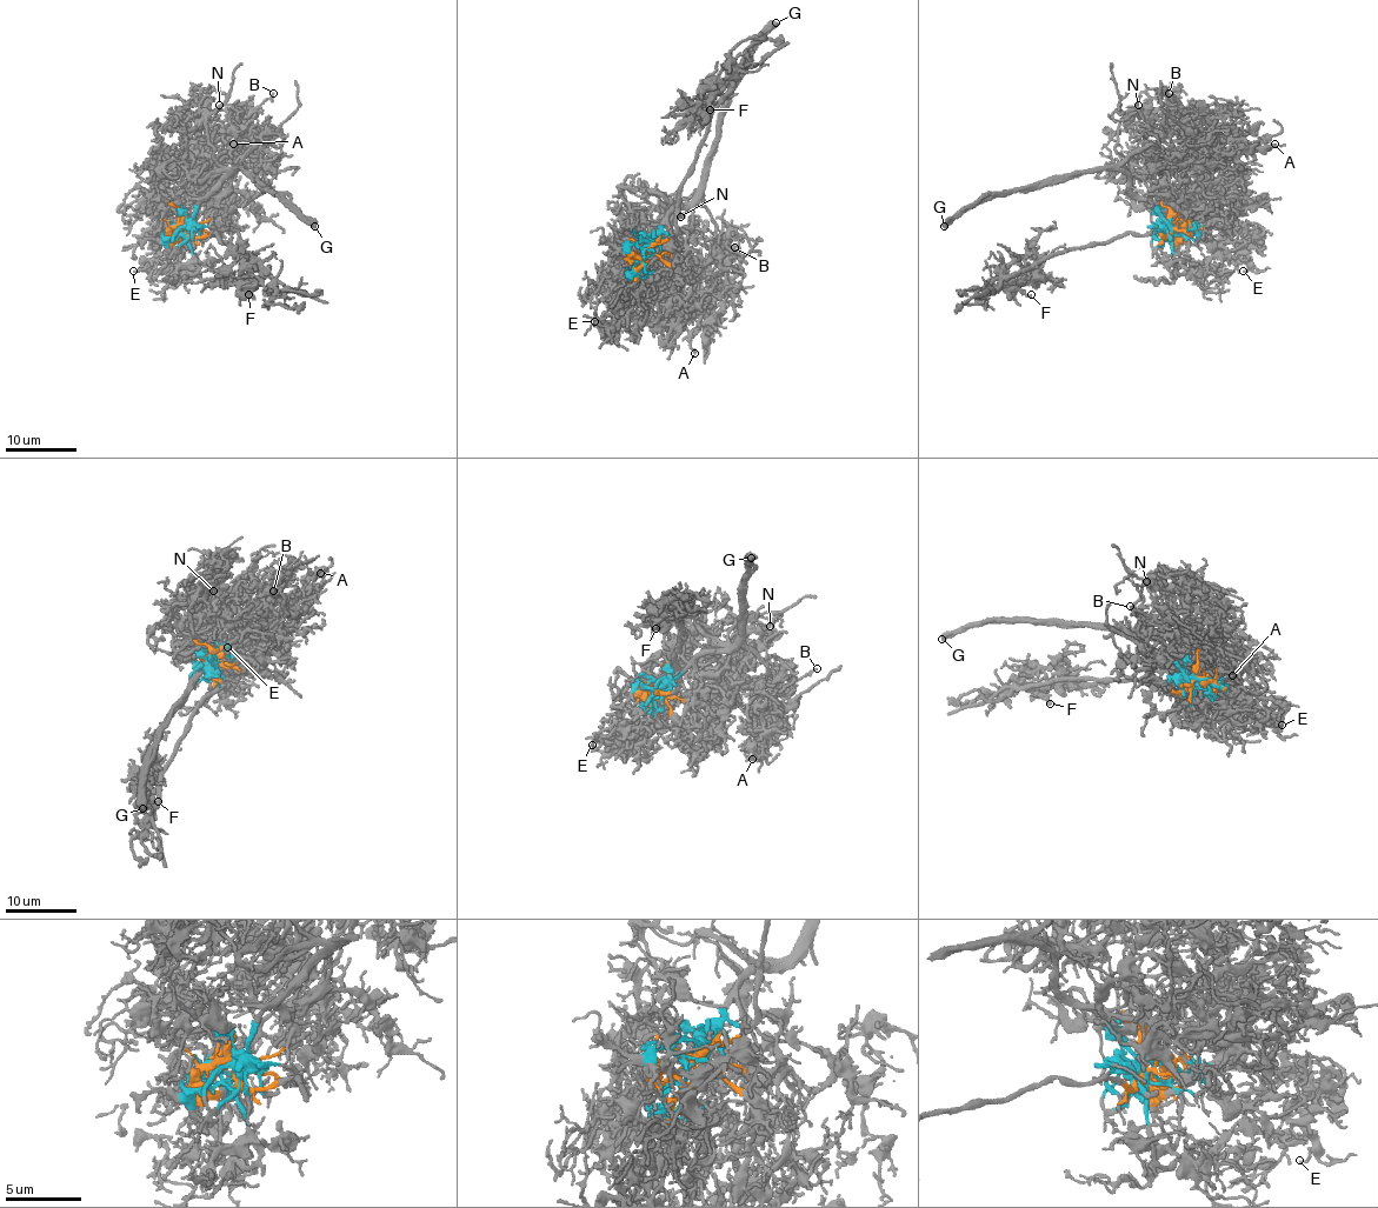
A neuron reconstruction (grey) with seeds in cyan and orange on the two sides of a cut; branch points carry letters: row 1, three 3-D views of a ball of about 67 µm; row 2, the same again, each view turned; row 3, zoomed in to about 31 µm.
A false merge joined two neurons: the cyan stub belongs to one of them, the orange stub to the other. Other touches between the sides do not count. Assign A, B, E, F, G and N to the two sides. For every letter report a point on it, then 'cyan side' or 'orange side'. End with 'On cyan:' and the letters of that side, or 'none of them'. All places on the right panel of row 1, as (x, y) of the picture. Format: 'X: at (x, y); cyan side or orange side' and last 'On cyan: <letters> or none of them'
A: at (1275, 144); cyan side
B: at (1169, 93); cyan side
E: at (1243, 271); cyan side
F: at (1031, 294); orange side
G: at (944, 226); cyan side
N: at (1138, 105); cyan side
On cyan: A, B, E, G, N

